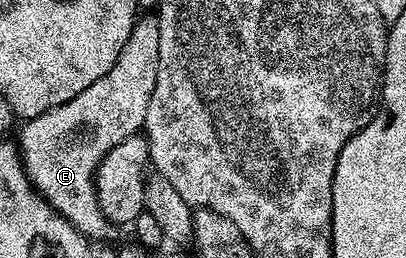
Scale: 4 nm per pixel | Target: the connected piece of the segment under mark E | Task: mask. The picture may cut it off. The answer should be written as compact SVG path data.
M141 16L132 26L122 55L114 59L114 67L102 79L90 83L82 95L21 124L24 126L18 136L20 160L24 162L32 188L50 203L55 213L63 215L82 236L93 242L104 241L114 232L112 222L102 215L96 198L96 168L118 143L143 130L150 95L154 95L158 79L159 42L159 16Z

